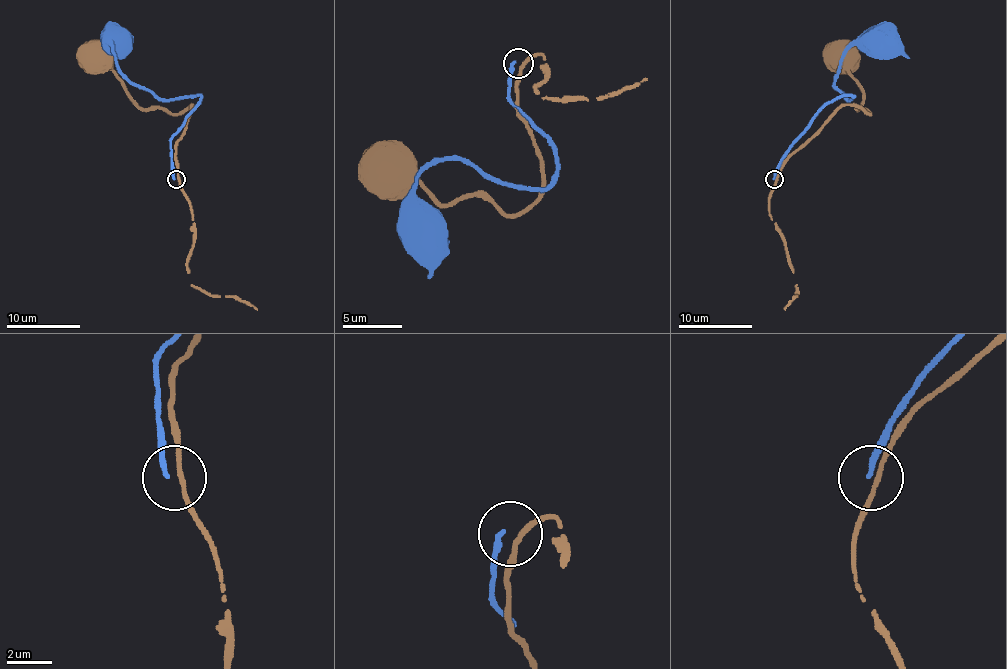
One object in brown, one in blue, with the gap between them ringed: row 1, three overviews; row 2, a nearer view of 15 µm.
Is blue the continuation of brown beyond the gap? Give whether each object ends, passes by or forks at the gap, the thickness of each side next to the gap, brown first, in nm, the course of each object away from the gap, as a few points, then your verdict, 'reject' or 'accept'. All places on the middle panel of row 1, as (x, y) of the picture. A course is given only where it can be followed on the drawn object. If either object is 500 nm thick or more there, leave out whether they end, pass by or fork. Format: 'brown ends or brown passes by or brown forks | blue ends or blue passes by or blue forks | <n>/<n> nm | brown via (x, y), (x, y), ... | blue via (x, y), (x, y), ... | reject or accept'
brown passes by | blue ends | 200/220 nm | brown via (520, 64), (517, 115), (532, 135), (541, 194), (514, 215), (505, 215), (482, 197), (443, 203), (384, 165) | blue via (514, 61), (508, 97), (556, 150), (553, 180), (488, 180), (435, 159), (414, 188), (420, 230) | reject

